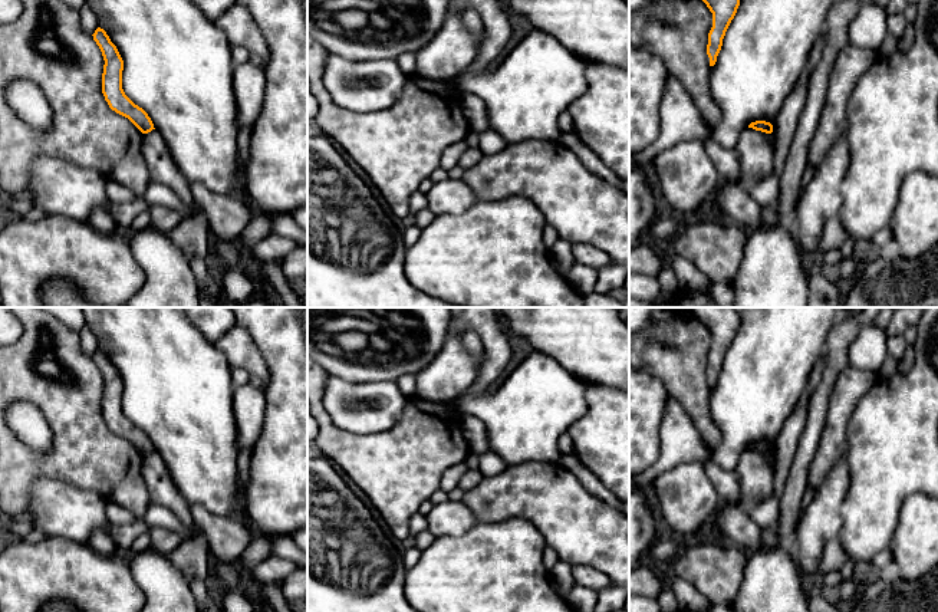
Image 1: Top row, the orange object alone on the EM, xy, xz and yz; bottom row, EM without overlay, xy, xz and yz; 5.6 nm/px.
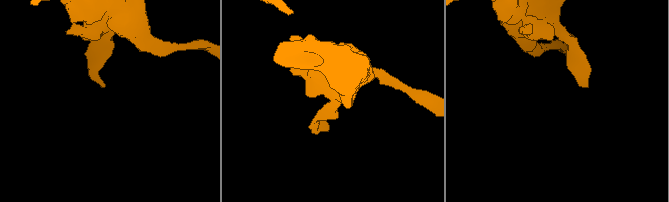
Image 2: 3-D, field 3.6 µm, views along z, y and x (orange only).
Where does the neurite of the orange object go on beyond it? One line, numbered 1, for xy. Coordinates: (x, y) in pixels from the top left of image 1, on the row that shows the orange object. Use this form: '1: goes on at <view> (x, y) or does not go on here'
1: does not go on here

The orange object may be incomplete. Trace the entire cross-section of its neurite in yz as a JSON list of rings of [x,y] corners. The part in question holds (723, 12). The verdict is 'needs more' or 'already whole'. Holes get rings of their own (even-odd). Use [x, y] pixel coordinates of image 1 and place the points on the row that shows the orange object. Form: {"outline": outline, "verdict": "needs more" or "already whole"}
{"outline": [[[702,0],[712,13],[712,27],[708,33],[707,55],[714,66],[723,46],[725,32],[734,19],[740,0]]], "verdict": "already whole"}

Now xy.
{"outline": [[[98,27],[92,36],[105,60],[102,73],[102,93],[109,108],[128,118],[142,134],[151,132],[155,129],[151,118],[142,108],[135,105],[122,89],[124,60],[116,46],[101,27]]], "verdict": "already whole"}

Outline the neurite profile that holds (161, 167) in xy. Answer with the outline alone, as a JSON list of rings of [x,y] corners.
[[[152,129],[142,135],[142,155],[151,182],[171,188],[188,208],[197,208],[190,184],[180,172],[162,135]]]

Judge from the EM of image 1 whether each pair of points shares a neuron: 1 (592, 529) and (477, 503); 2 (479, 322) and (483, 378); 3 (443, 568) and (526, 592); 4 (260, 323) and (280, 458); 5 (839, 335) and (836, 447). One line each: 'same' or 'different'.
1: same
2: same
3: same
4: same
5: different

